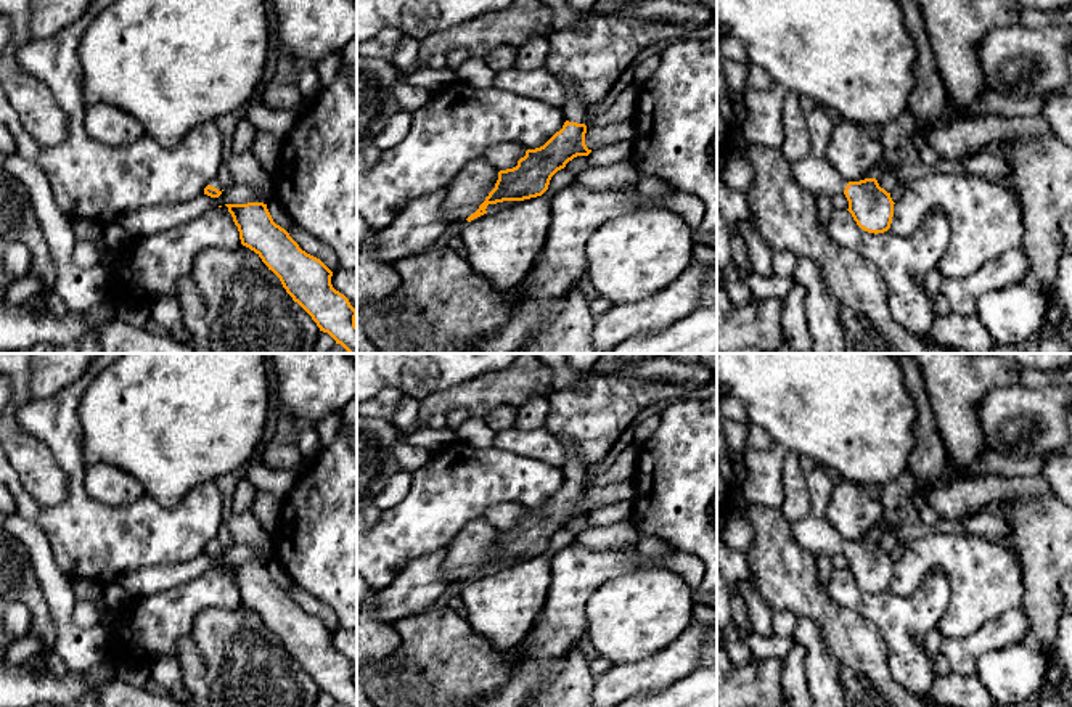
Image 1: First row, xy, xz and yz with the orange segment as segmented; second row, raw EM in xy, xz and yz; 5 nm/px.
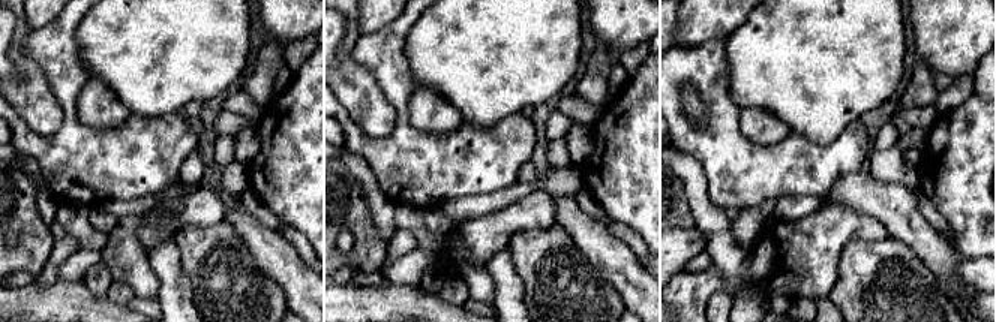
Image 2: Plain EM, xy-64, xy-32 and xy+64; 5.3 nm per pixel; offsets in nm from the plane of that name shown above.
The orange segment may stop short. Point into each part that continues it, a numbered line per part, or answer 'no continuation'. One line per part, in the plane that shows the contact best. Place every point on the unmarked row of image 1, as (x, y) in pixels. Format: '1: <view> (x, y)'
1: xz (574, 468)

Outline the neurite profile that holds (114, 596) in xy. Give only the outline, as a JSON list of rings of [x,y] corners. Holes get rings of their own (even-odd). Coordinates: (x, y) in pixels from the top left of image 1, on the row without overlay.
[[[117,580],[104,582],[103,599],[111,611],[119,611],[132,601]]]

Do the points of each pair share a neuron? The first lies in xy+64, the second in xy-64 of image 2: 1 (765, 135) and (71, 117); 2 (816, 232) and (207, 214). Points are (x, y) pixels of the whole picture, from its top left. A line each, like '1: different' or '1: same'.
1: different
2: same

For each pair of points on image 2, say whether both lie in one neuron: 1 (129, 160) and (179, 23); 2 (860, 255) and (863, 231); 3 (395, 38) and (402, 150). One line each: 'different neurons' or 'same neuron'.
1: different neurons
2: different neurons
3: same neuron

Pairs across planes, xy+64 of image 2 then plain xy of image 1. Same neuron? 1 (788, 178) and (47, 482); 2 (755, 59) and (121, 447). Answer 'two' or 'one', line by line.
1: two
2: one

